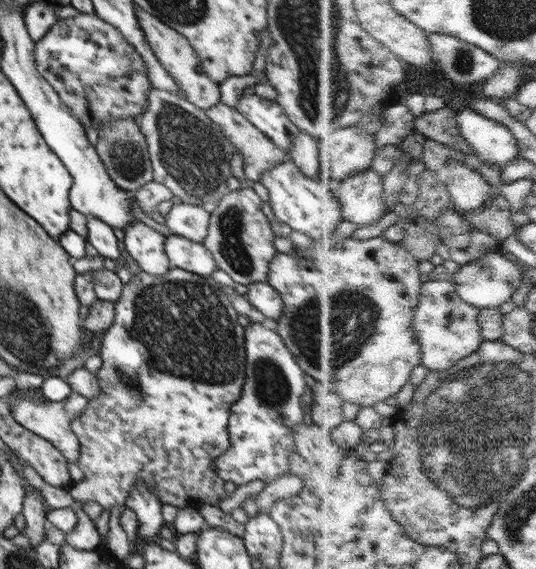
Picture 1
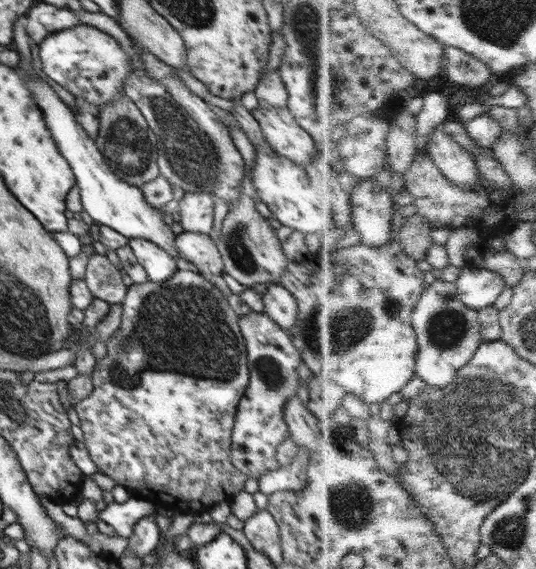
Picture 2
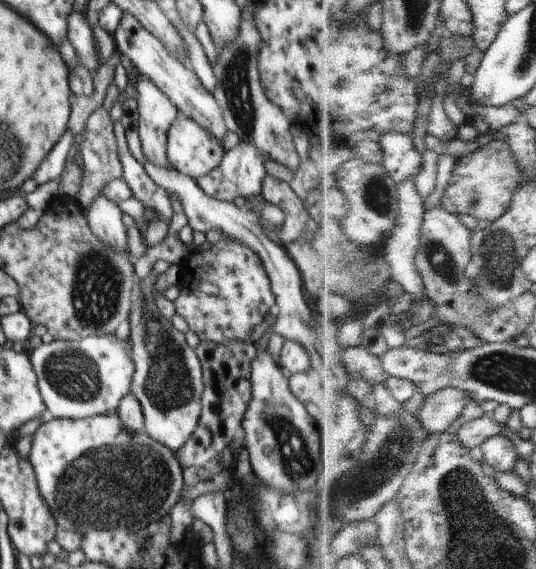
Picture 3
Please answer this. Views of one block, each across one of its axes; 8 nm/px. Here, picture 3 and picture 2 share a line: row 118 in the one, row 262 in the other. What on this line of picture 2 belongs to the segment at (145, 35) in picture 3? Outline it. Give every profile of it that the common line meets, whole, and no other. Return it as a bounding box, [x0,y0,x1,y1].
[175,231,224,275]

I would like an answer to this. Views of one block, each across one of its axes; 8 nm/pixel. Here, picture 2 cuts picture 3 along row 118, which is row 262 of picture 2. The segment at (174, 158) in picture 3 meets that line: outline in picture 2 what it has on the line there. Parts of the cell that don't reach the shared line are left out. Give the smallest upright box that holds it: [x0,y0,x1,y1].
[26,68,198,273]

